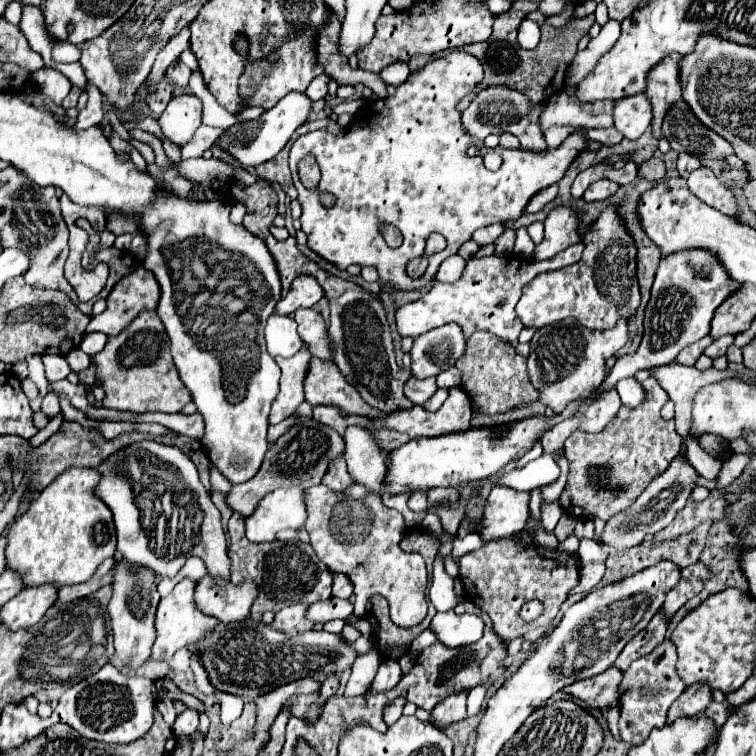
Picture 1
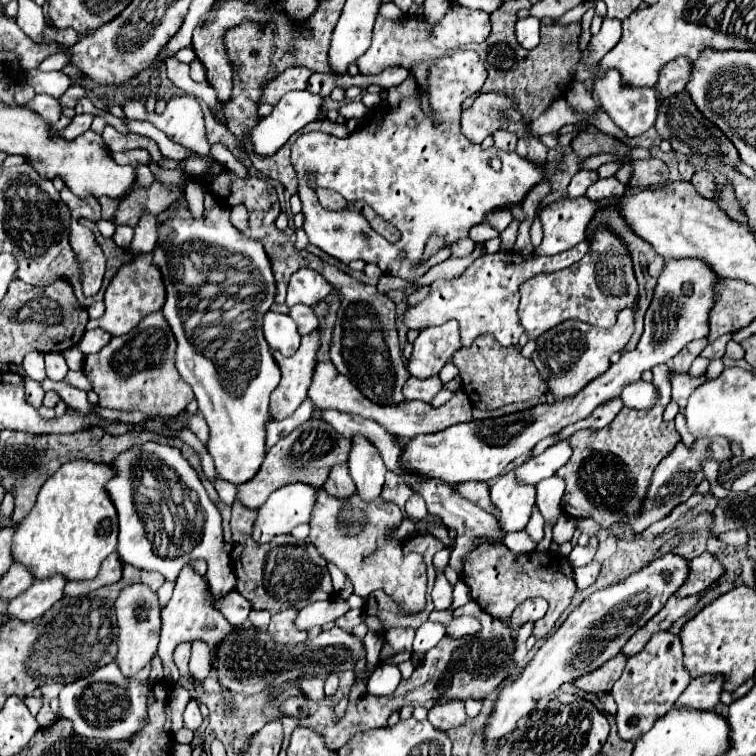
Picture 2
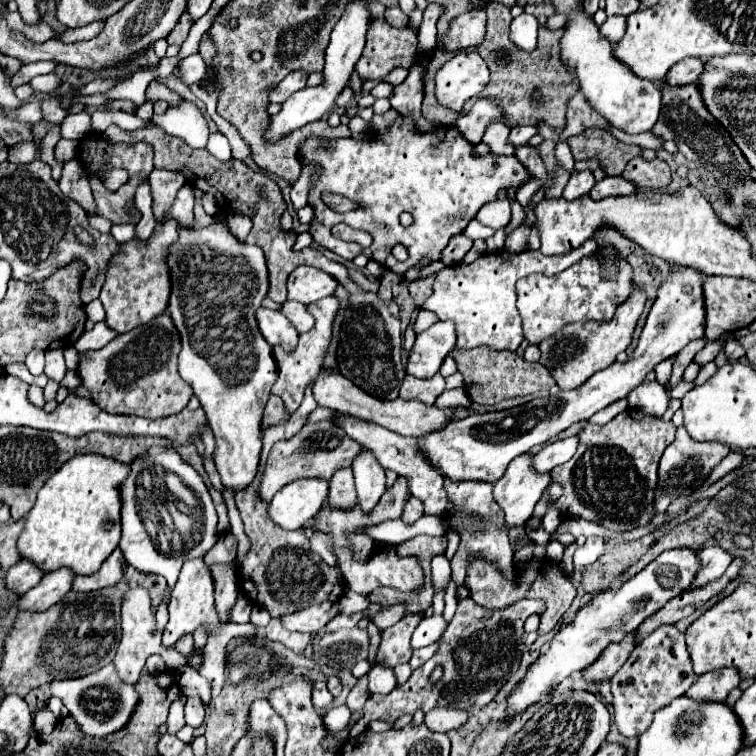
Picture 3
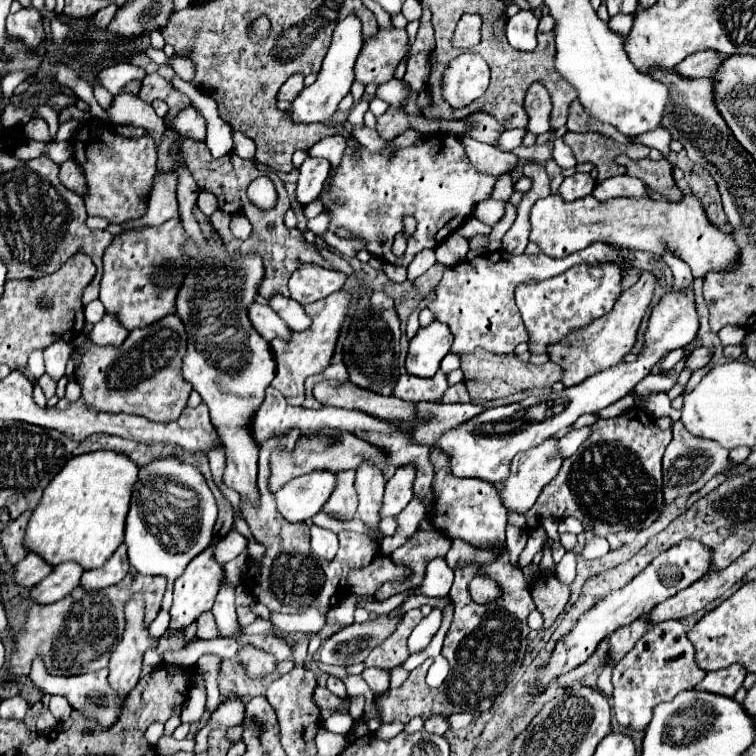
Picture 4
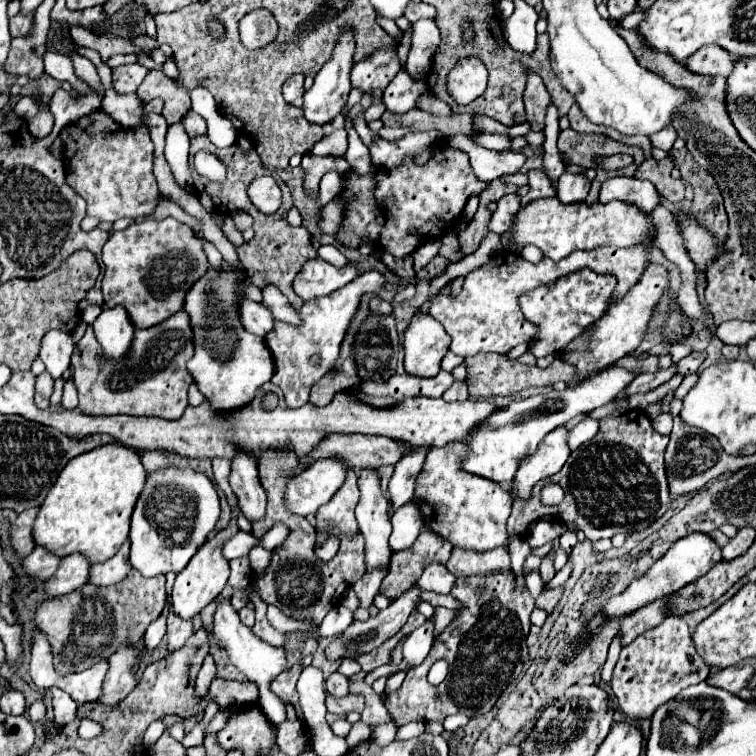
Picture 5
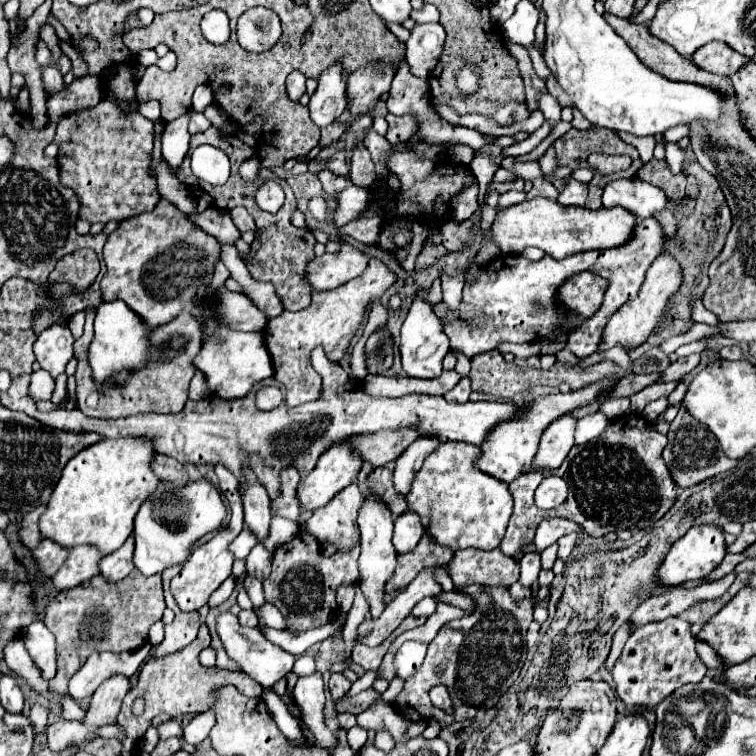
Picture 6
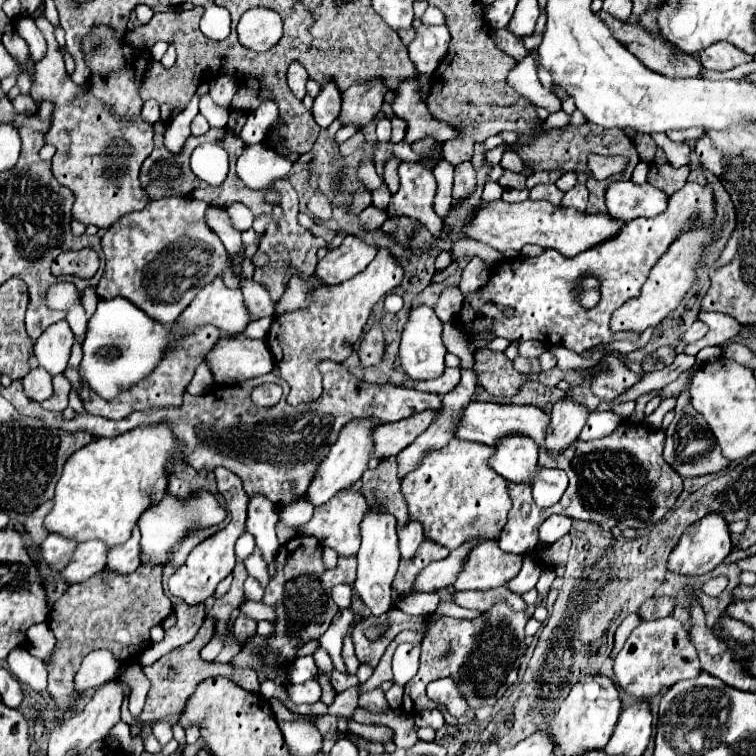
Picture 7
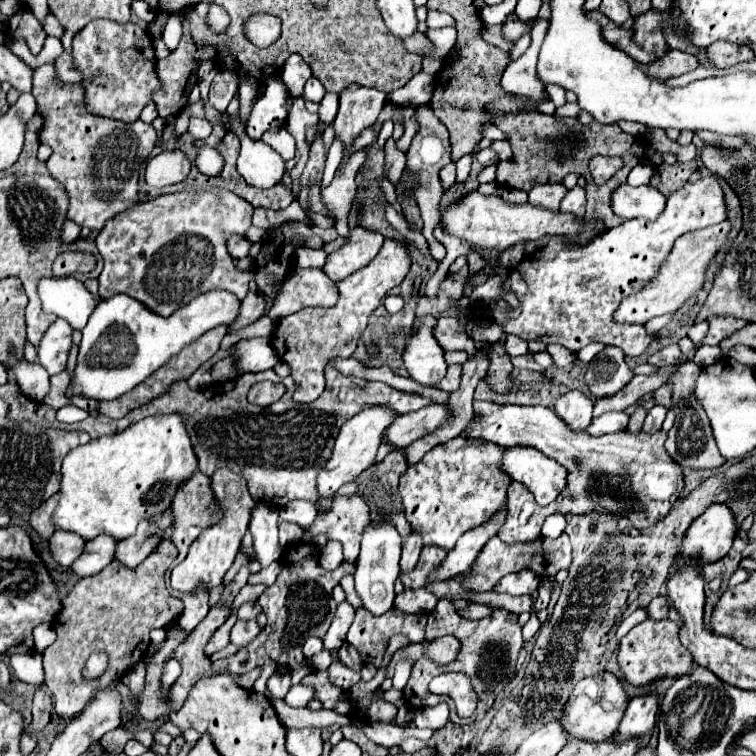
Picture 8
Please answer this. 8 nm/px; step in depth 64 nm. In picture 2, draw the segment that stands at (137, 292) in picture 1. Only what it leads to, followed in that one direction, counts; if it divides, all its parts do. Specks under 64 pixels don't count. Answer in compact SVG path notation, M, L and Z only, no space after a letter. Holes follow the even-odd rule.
M152 252L134 254L130 262L122 264L118 268L118 272L114 274L114 278L110 280L110 284L104 292L104 304L106 304L104 316L98 320L89 320L85 329L102 328L102 330L110 332L112 336L122 336L122 334L130 332L144 316L148 316L152 312L160 312L164 306L164 296L166 296L164 278L160 278L160 268L156 268L152 264Z

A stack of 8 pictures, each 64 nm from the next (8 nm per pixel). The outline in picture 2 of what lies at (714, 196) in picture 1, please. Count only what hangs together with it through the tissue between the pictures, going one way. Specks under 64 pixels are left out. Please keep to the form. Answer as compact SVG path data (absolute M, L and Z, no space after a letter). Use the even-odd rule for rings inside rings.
M702 170L702 172L696 172L692 176L692 184L696 186L696 190L704 196L704 198L714 198L716 192L714 192L714 178L710 172Z

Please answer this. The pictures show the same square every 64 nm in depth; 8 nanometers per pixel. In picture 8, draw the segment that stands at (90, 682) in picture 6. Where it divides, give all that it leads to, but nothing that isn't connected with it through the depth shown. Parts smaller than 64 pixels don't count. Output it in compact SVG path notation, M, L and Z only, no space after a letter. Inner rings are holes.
M104 652L94 653L88 658L83 674L86 678L96 678L106 670L106 664L108 664L108 658Z

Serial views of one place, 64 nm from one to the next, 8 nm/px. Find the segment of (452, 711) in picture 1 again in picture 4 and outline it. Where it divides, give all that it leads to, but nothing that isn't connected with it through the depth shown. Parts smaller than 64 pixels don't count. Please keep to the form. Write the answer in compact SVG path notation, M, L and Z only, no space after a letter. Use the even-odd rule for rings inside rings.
M432 716L432 718L426 720L424 730L430 732L430 734L444 734L448 730L448 722L446 722L444 716Z

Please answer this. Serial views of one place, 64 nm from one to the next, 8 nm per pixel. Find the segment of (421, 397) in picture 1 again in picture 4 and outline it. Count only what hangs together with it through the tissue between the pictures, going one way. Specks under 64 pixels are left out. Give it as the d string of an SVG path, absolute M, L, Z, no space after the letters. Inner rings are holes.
M438 370L436 376L432 378L418 378L412 374L402 374L396 380L396 388L392 390L392 394L408 402L418 402L418 400L434 402L442 398L446 388L448 388L448 378L442 370Z

